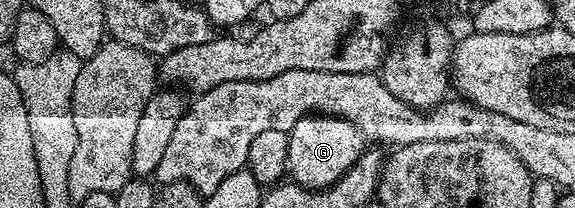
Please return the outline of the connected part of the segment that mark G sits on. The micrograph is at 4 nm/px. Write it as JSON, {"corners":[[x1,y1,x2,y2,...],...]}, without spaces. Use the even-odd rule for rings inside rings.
{"corners":[[306,115,287,135,289,153,287,170,290,178,310,191,322,191,332,187,363,155,365,140,358,127,338,115]]}

